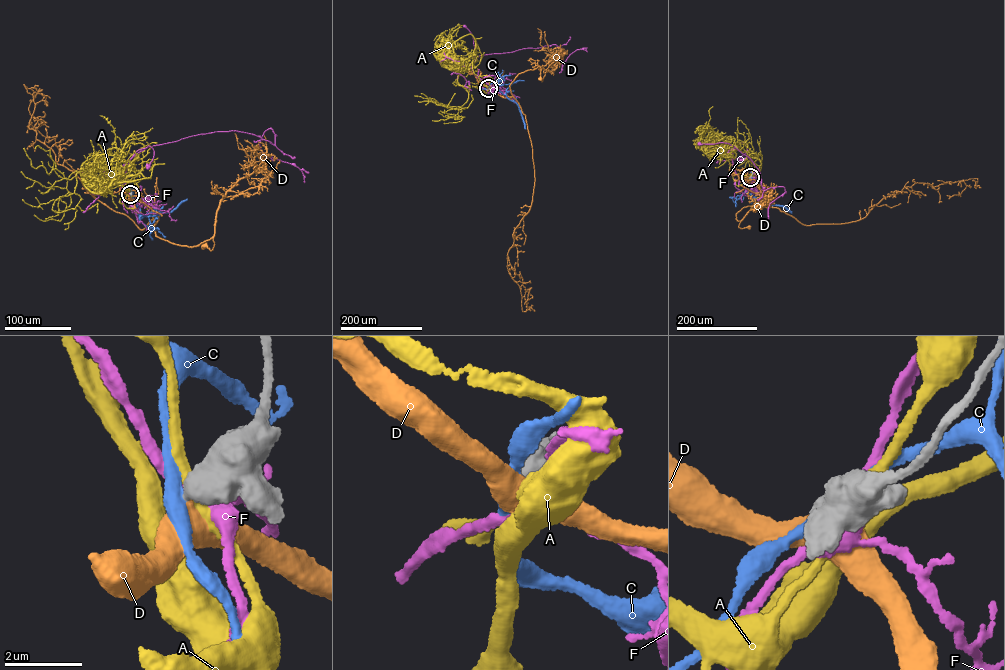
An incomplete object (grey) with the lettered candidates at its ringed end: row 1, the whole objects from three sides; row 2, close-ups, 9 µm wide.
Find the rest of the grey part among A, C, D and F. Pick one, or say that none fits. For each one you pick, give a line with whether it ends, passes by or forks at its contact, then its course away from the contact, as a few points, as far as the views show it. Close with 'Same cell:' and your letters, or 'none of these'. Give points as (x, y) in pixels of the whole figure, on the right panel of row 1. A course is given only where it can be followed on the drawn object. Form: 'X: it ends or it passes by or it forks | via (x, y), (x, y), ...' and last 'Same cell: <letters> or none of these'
D: it passes by | via (750, 177), (759, 185), (761, 200), (757, 205), (741, 208), (736, 216), (741, 221), (738, 227), (749, 227)
Same cell: D

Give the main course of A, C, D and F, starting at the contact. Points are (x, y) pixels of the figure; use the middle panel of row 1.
A: (488, 88), (473, 72), (472, 62), (457, 79), (468, 93), (462, 105), (440, 104), (414, 96)
C: (488, 88), (493, 92), (497, 88), (516, 104), (525, 129)
D: (488, 88), (495, 89), (502, 97), (511, 97), (510, 85), (518, 74), (539, 66), (540, 78)
F: (489, 88), (489, 85), (472, 70), (470, 64), (475, 52), (473, 36), (465, 26)

